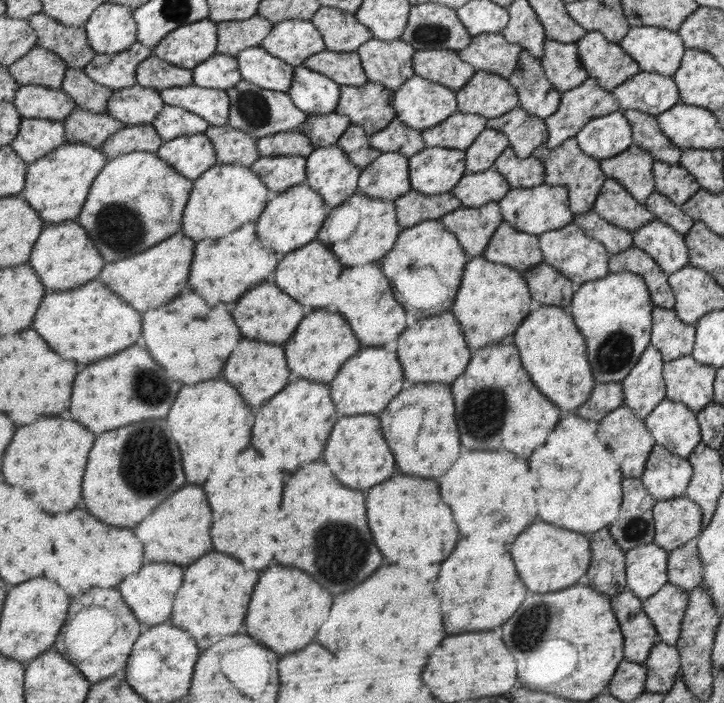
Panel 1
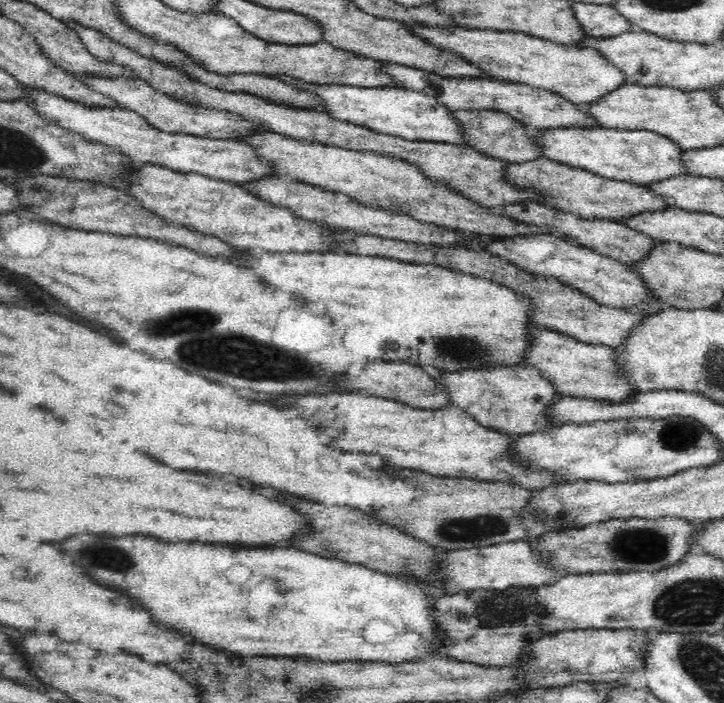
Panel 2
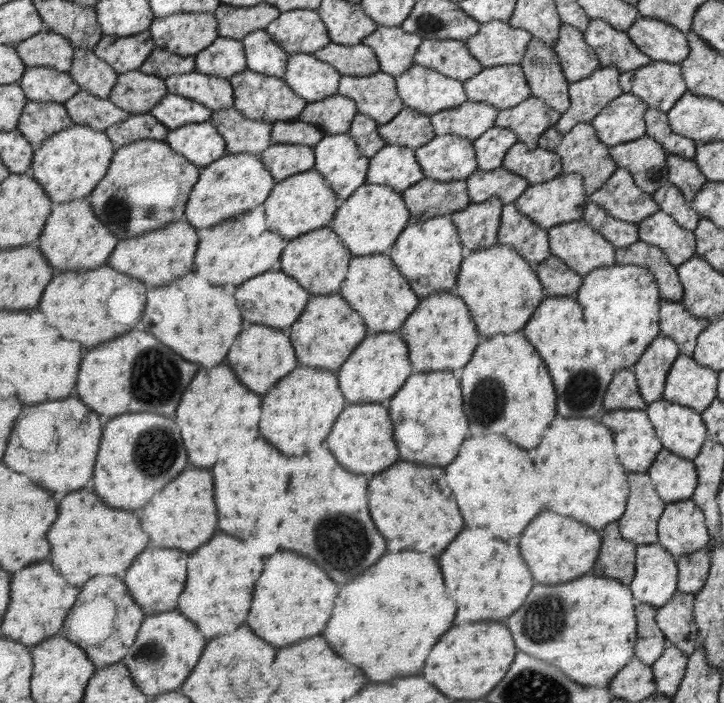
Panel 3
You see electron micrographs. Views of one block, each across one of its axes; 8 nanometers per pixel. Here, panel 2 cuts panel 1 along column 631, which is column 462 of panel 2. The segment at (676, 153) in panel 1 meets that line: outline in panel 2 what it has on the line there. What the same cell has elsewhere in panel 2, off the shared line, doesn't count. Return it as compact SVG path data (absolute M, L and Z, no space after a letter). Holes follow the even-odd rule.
M458 110L451 114L464 129L466 145L472 146L480 154L502 159L508 163L525 163L542 157L542 149L536 145L536 139L526 137L522 124L501 111Z

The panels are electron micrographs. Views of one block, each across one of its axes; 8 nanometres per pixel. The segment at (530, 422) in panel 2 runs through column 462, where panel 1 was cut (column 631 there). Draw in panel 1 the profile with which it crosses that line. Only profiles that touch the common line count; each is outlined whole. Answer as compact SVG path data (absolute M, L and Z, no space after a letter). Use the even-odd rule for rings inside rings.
M651 344L633 365L629 377L623 381L625 402L638 419L644 419L664 398L664 361Z

